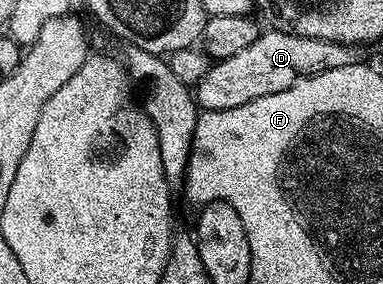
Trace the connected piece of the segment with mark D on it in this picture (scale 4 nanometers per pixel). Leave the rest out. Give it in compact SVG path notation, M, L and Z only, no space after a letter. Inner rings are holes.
M270 28L259 36L248 48L240 48L227 58L217 59L207 73L193 87L193 101L202 110L227 110L238 108L248 100L256 100L272 92L290 88L308 74L319 74L332 68L355 65L359 47L349 42L334 42L329 36L305 38L289 30Z

